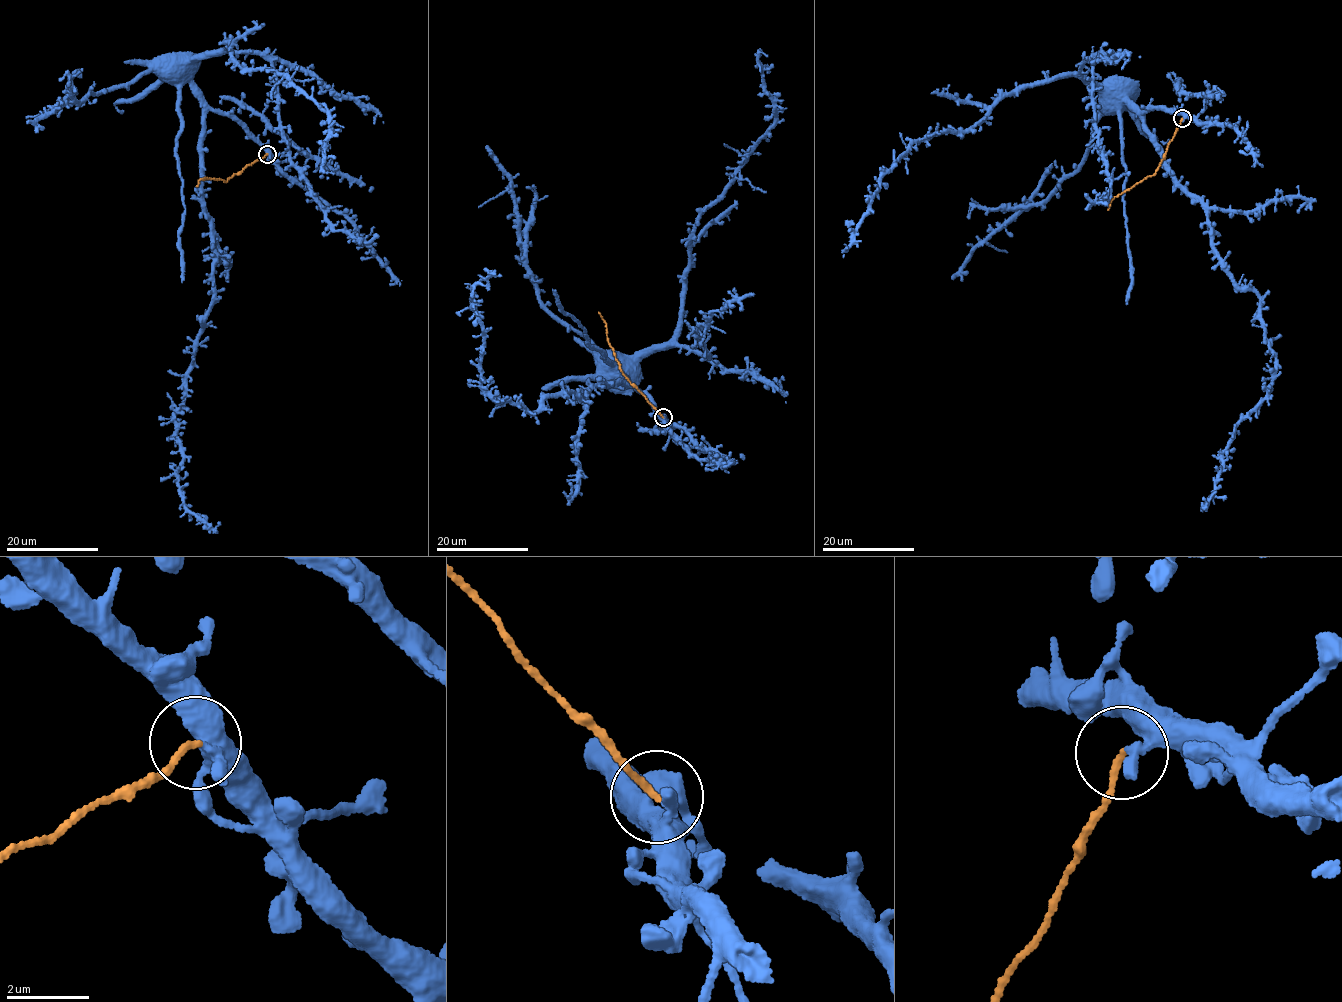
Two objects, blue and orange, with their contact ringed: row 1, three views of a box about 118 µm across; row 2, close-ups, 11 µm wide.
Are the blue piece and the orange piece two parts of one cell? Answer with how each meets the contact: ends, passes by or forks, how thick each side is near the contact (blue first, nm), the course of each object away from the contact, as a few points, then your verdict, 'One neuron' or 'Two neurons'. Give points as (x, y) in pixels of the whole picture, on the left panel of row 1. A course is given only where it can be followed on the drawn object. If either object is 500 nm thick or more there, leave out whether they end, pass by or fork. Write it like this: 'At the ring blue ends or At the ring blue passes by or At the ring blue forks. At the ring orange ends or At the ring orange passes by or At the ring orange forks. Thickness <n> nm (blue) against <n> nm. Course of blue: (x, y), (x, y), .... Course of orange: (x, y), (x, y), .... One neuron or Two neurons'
At the ring blue ends. At the ring orange ends. Thickness 260 nm (blue) against 150 nm. Course of blue: (267, 154), (237, 121), (207, 112), (200, 145), (213, 299), (175, 438), (183, 506), (214, 528), (220, 522). Course of orange: (267, 154), (226, 181), (205, 177), (196, 186). Two neurons

